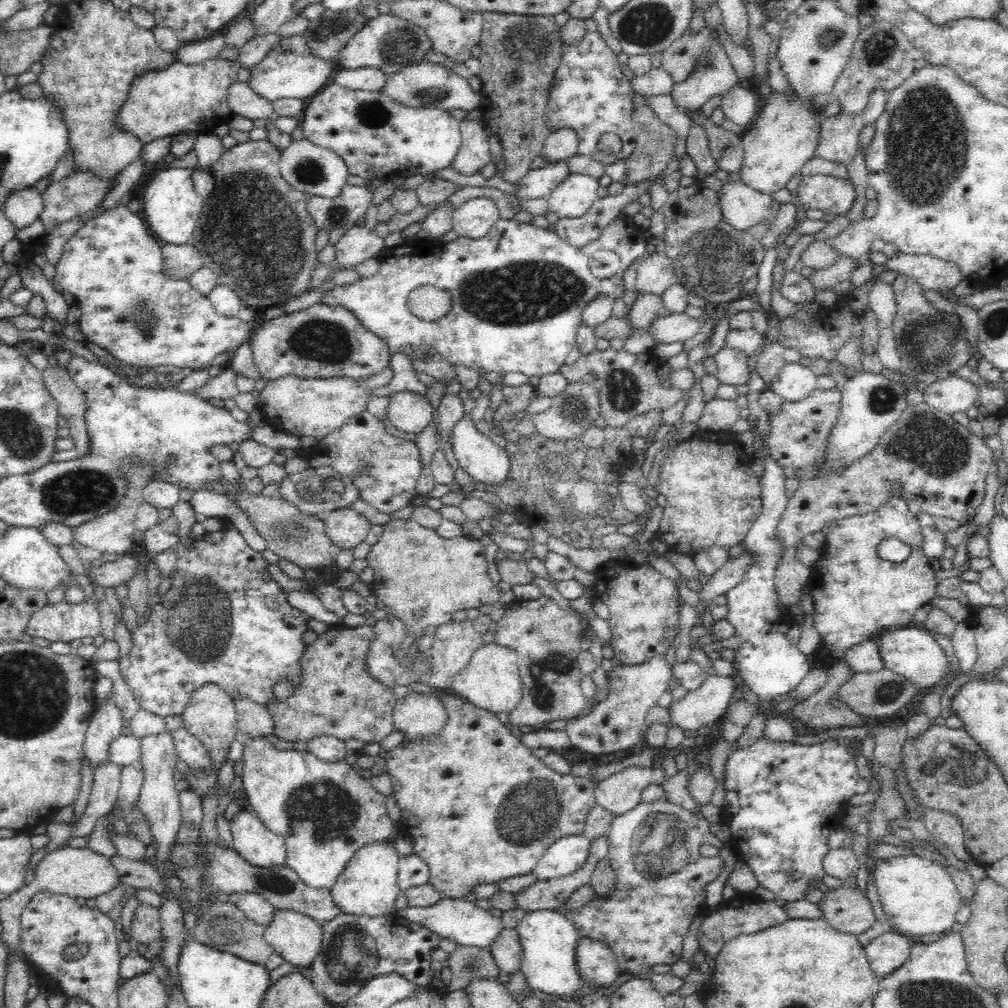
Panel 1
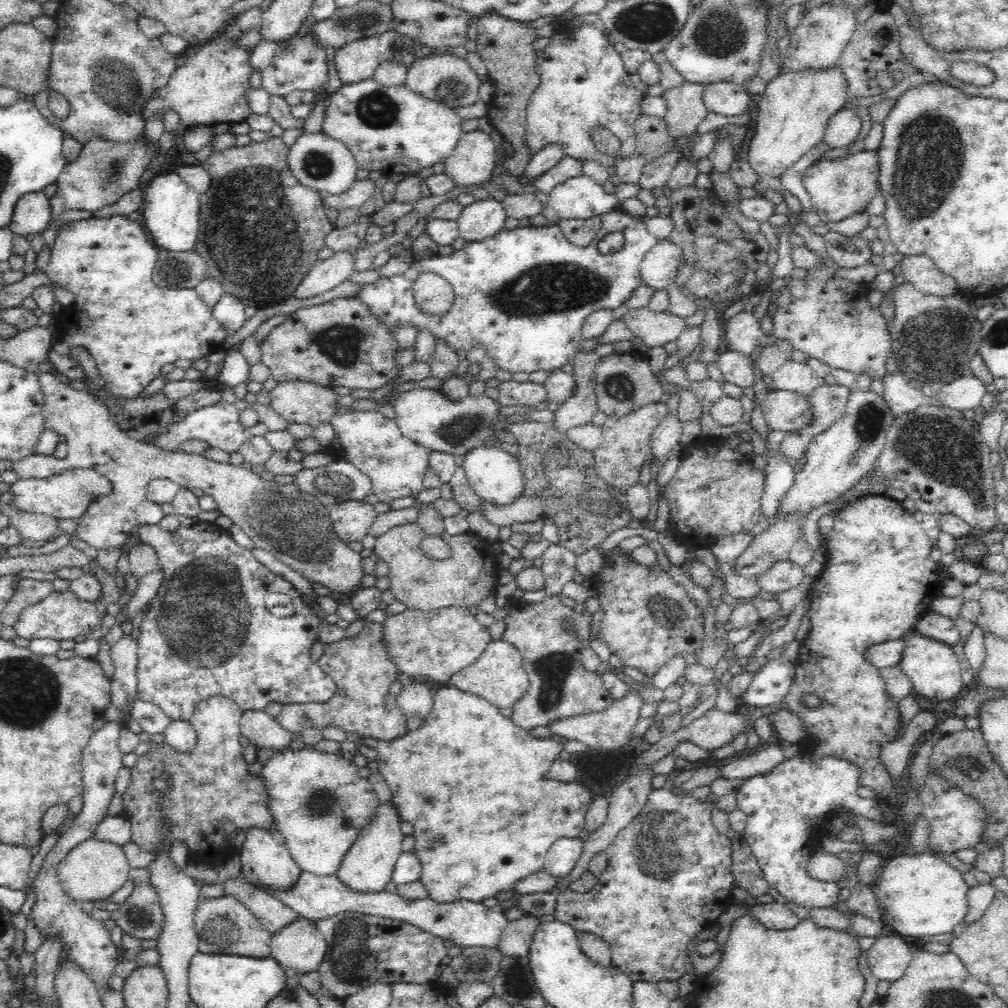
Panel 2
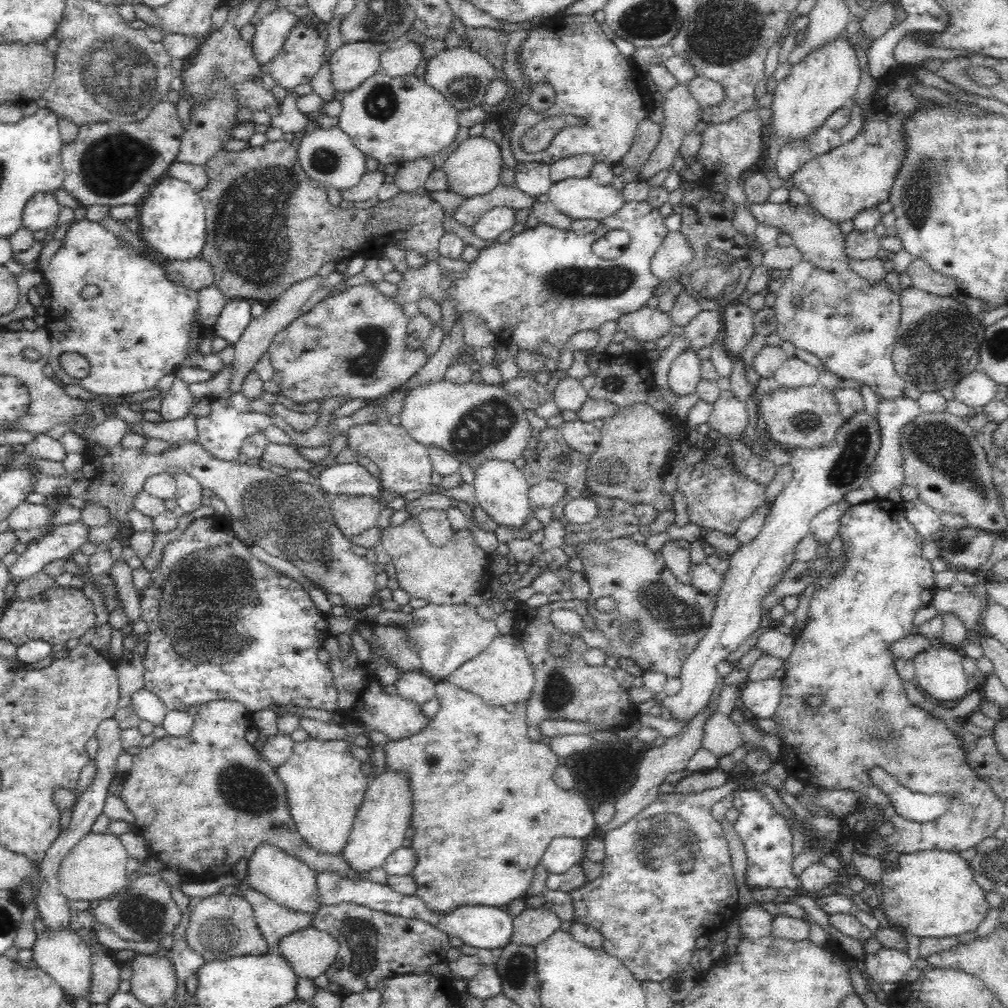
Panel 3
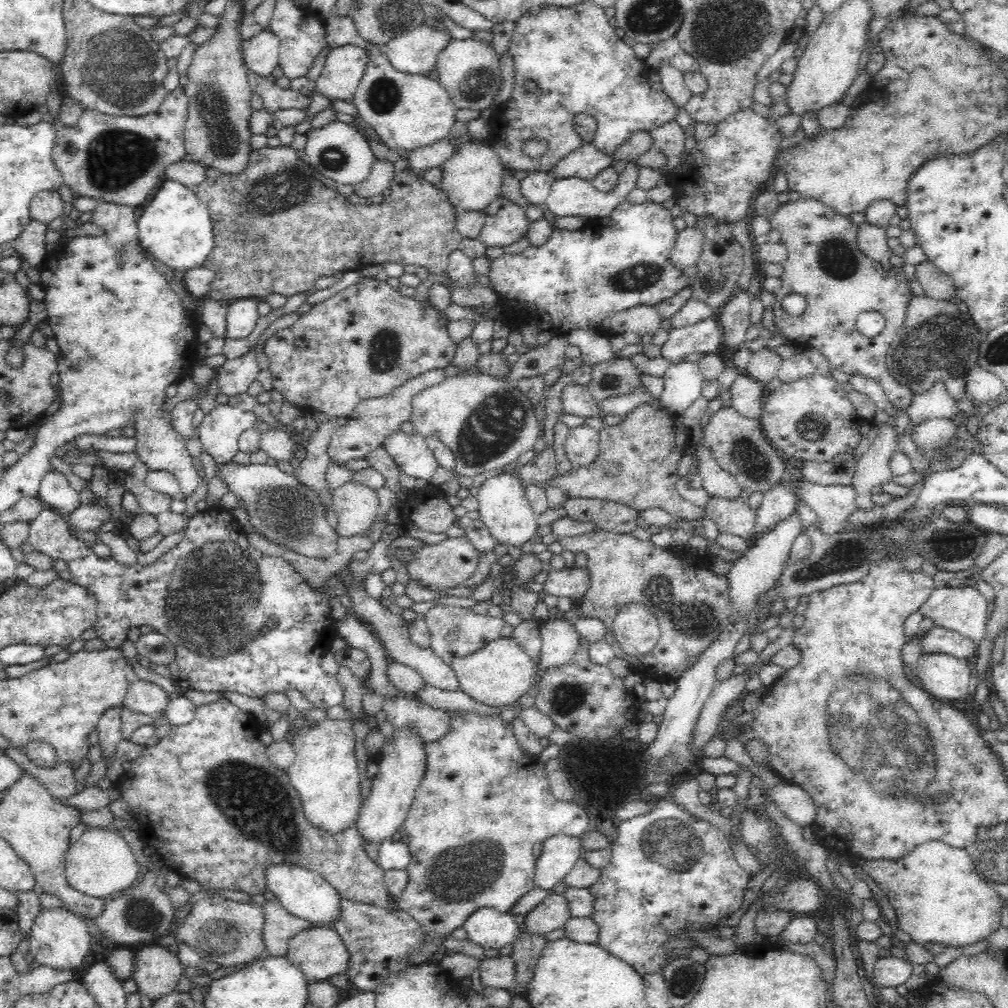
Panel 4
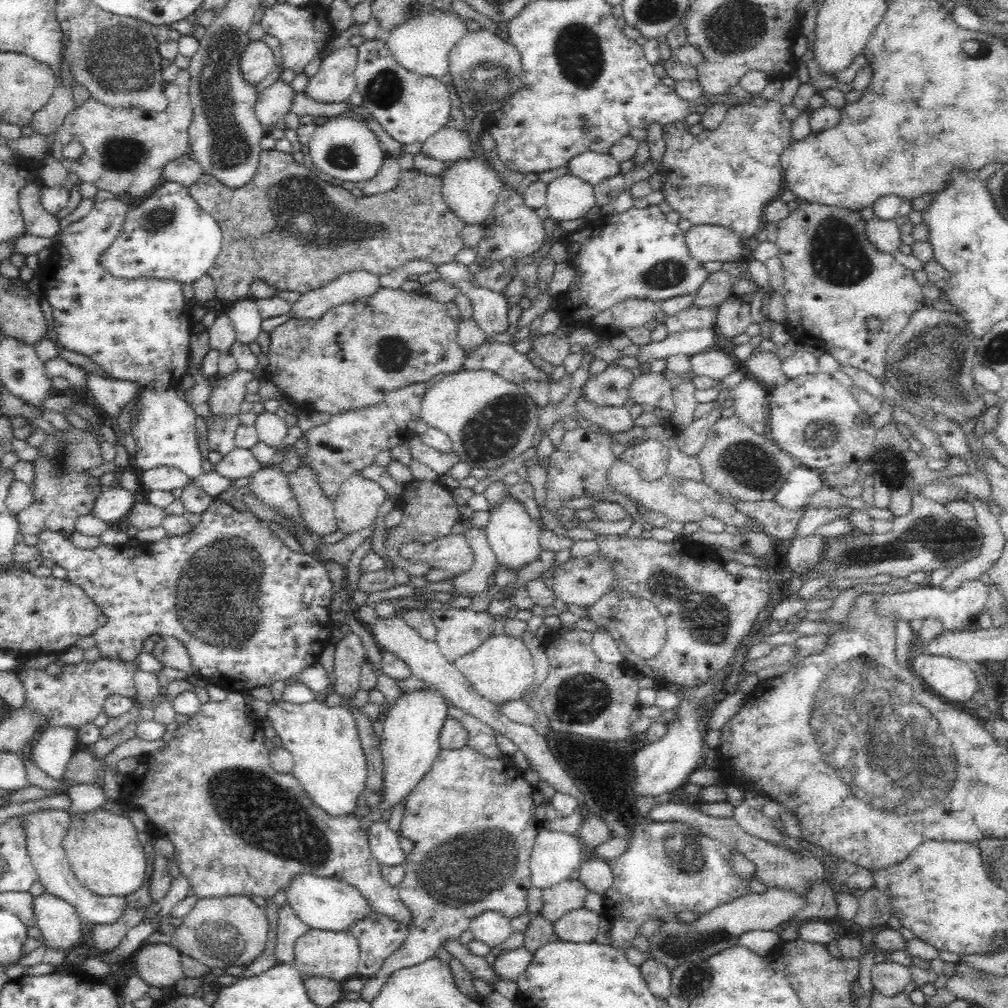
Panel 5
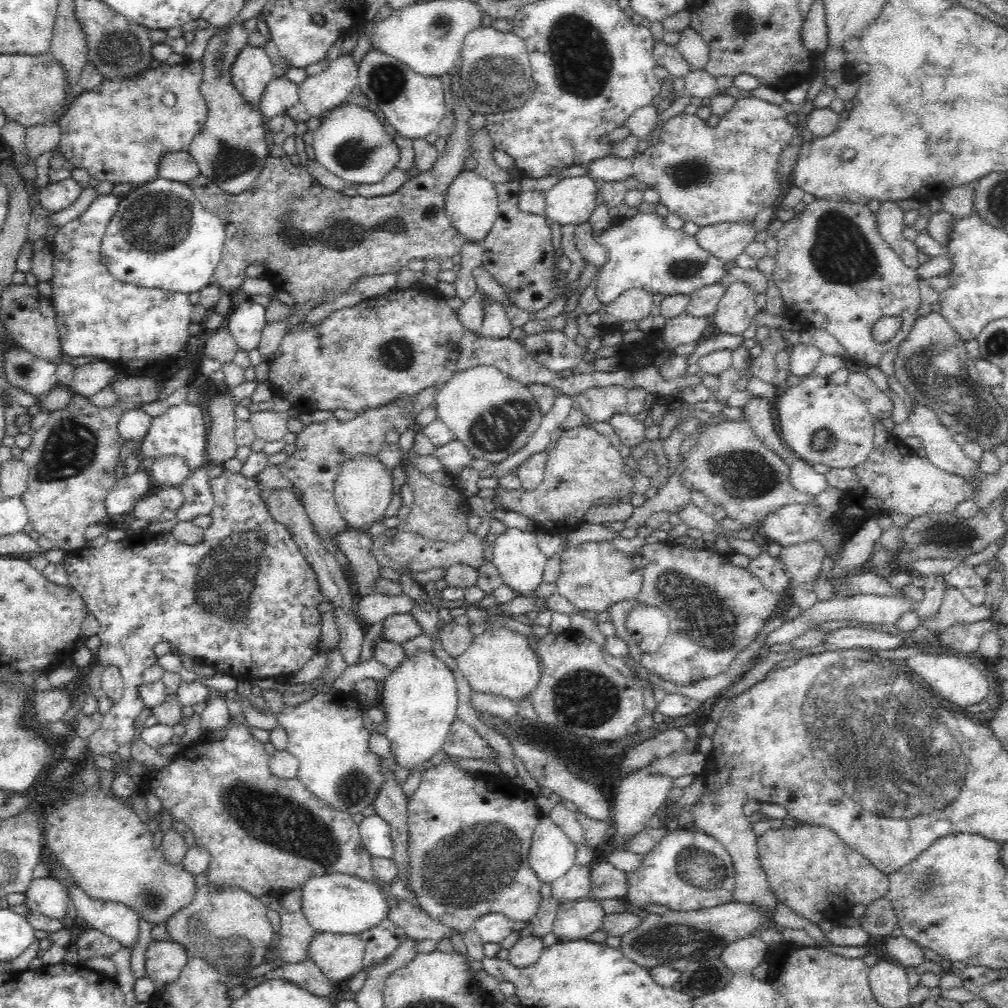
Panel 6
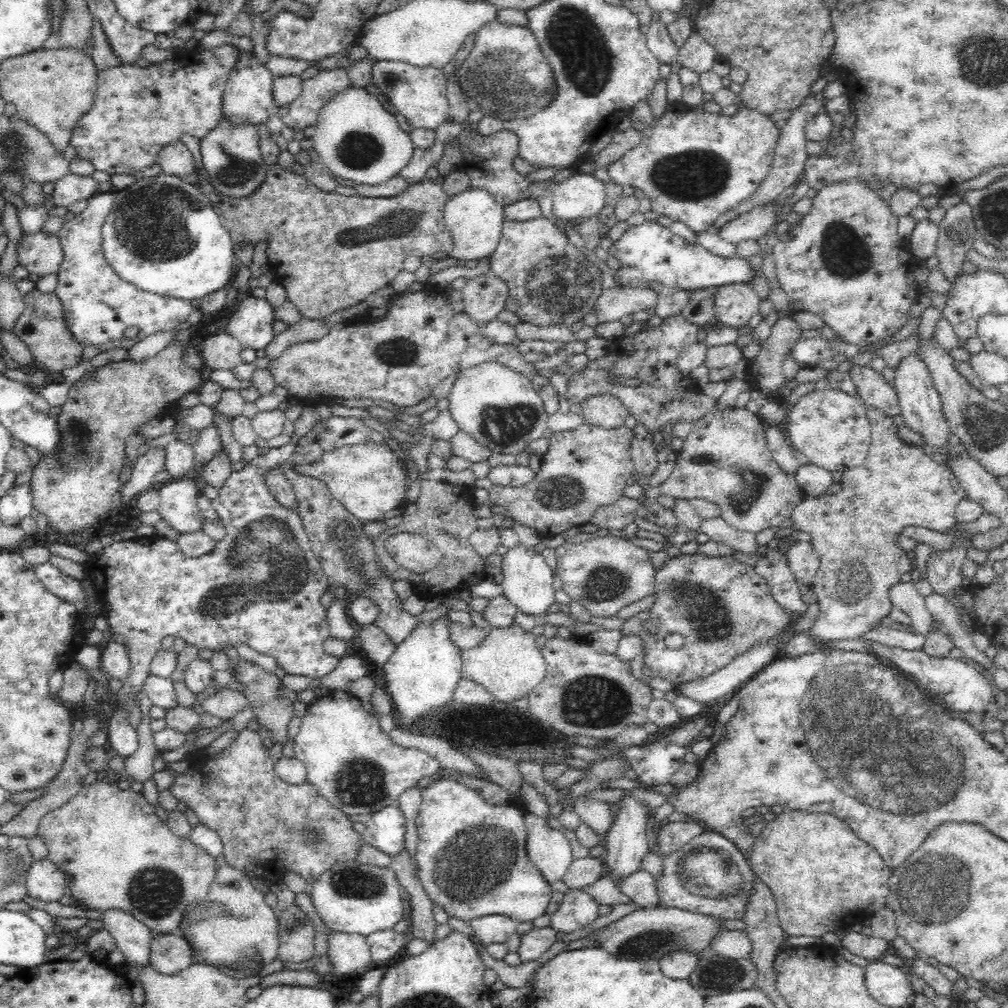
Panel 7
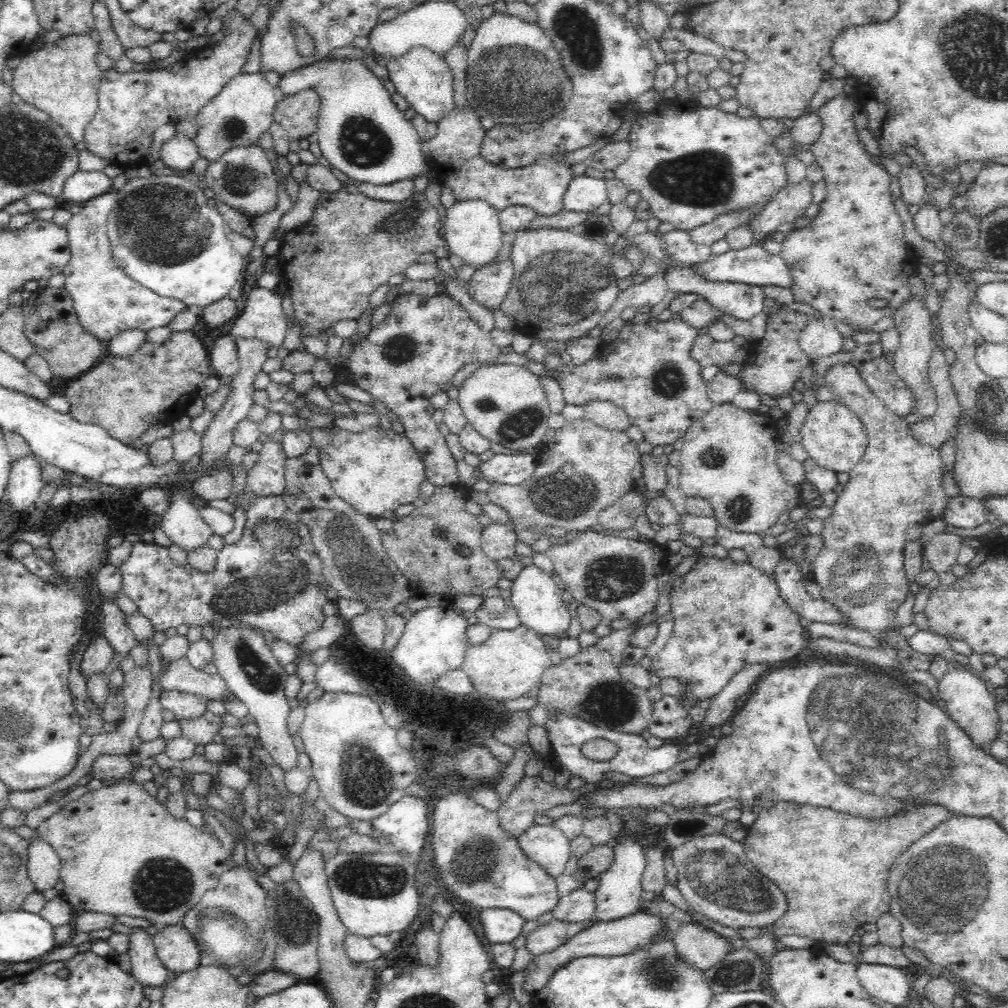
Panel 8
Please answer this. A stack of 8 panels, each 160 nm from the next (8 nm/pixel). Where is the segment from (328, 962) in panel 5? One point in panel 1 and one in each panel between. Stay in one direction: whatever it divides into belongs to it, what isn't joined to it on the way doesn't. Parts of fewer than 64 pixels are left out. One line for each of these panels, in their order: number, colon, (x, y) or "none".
1: (296, 937)
2: (300, 945)
3: (309, 951)
4: (319, 952)

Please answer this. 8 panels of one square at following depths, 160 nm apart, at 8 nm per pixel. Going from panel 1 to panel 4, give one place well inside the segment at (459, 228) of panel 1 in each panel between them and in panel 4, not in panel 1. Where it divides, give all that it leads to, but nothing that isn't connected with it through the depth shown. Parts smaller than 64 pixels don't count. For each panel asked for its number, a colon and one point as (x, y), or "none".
2: (482, 219)
3: (493, 223)
4: (503, 222)

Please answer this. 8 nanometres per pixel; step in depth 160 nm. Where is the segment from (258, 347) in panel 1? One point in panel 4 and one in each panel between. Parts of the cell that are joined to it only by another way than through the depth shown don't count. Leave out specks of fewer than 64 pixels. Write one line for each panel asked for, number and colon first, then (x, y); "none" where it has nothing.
2: (339, 343)
3: (351, 344)
4: (365, 340)

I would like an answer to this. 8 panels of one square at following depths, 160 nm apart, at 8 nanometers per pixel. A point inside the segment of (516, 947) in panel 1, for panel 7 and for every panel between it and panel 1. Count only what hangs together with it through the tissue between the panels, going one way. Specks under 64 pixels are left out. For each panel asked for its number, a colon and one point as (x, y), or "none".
2: (515, 941)
3: (532, 925)
4: (552, 912)
5: (557, 900)
6: (575, 884)
7: (585, 871)

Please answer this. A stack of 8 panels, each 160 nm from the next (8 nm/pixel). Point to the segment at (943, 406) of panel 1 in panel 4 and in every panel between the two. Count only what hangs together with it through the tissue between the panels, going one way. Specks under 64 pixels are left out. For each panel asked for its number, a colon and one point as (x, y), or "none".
2: (964, 393)
3: (976, 389)
4: (981, 385)

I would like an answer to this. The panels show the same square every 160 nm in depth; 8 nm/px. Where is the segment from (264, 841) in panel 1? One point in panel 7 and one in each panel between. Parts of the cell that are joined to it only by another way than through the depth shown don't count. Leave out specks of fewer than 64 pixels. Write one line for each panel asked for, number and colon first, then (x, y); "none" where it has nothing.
2: (265, 860)
3: (285, 879)
4: (304, 893)
5: (323, 903)
6: (337, 903)
7: (350, 897)

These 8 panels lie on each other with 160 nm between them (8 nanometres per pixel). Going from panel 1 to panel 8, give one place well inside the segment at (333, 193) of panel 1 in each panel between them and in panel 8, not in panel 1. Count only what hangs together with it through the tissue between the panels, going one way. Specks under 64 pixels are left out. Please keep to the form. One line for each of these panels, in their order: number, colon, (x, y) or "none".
2: (318, 162)
3: (328, 157)
4: (336, 151)
5: (344, 148)
6: (351, 143)
7: (355, 137)
8: (361, 133)

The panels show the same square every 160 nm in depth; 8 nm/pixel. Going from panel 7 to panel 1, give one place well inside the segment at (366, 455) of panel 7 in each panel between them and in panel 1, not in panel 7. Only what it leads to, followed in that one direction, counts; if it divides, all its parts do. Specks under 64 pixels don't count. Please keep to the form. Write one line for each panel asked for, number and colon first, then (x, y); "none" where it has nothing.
1: (346, 528)
2: (351, 520)
3: (353, 514)
4: (357, 506)
5: (358, 500)
6: (363, 488)

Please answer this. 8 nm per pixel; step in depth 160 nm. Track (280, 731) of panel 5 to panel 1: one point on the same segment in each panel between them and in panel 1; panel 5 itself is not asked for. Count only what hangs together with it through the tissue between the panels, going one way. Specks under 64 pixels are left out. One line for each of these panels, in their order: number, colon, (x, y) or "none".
1: (325, 812)
2: (320, 802)
3: (324, 785)
4: (325, 774)

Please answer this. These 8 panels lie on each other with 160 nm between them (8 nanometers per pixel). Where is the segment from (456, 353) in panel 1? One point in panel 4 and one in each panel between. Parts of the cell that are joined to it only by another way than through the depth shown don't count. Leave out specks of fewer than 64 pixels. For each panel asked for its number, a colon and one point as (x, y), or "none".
2: (522, 295)
3: (544, 284)
4: (579, 277)

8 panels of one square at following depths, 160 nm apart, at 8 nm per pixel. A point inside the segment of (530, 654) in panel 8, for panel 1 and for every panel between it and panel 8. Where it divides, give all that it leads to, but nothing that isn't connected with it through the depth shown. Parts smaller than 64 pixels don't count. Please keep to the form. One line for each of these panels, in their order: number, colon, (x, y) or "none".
1: (491, 680)
2: (497, 676)
3: (501, 675)
4: (500, 673)
5: (500, 670)
6: (499, 662)
7: (507, 662)

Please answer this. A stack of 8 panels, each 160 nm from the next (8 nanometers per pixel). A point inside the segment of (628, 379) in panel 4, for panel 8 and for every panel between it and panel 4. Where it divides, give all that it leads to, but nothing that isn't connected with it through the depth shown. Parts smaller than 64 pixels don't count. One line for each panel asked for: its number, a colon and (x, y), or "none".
5: (610, 387)
6: (597, 403)
7: (605, 410)
8: (604, 413)

